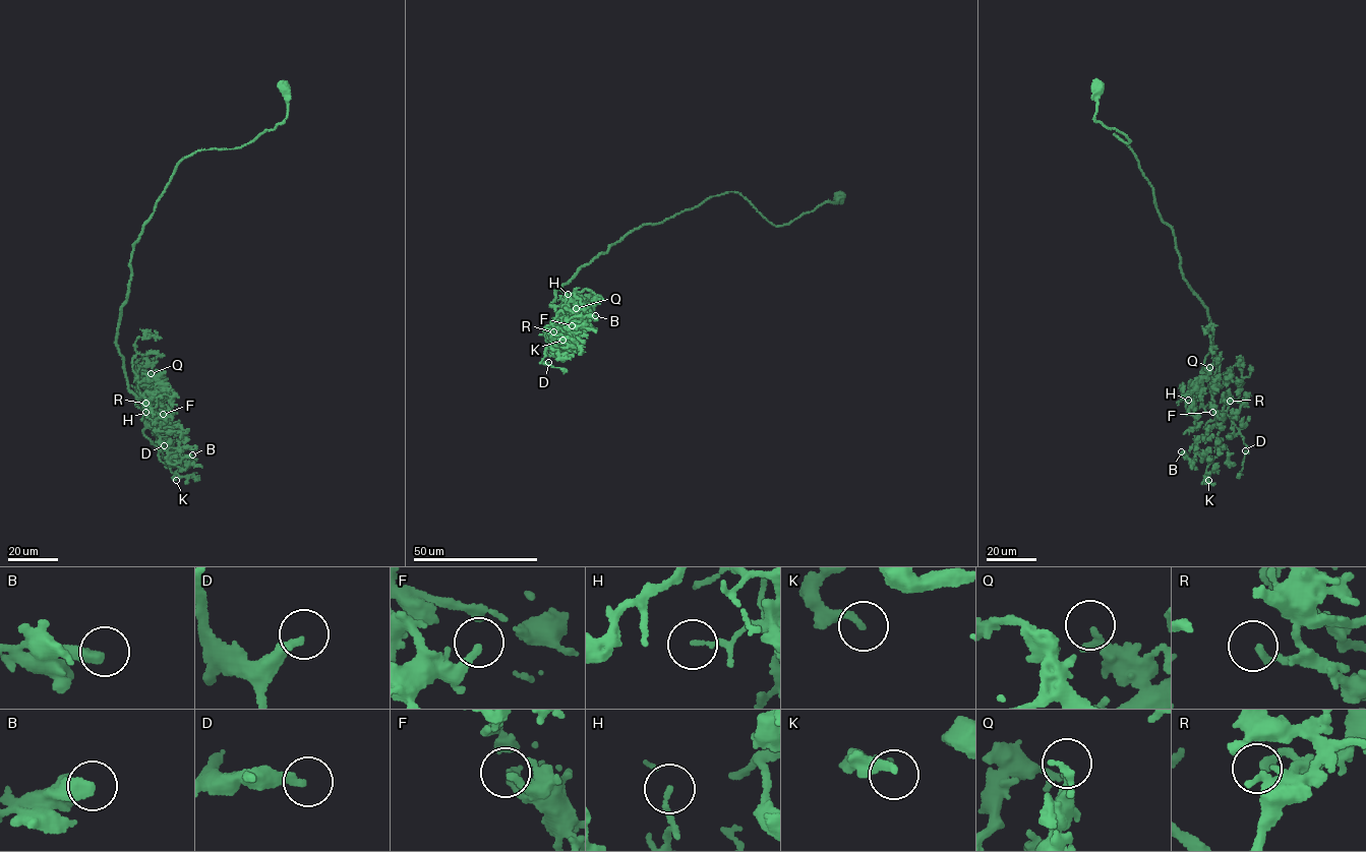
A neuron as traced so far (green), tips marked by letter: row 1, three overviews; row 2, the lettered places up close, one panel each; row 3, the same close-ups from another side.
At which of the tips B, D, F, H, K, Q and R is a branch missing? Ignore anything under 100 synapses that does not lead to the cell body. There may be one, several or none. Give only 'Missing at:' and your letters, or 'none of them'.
Missing at: D

